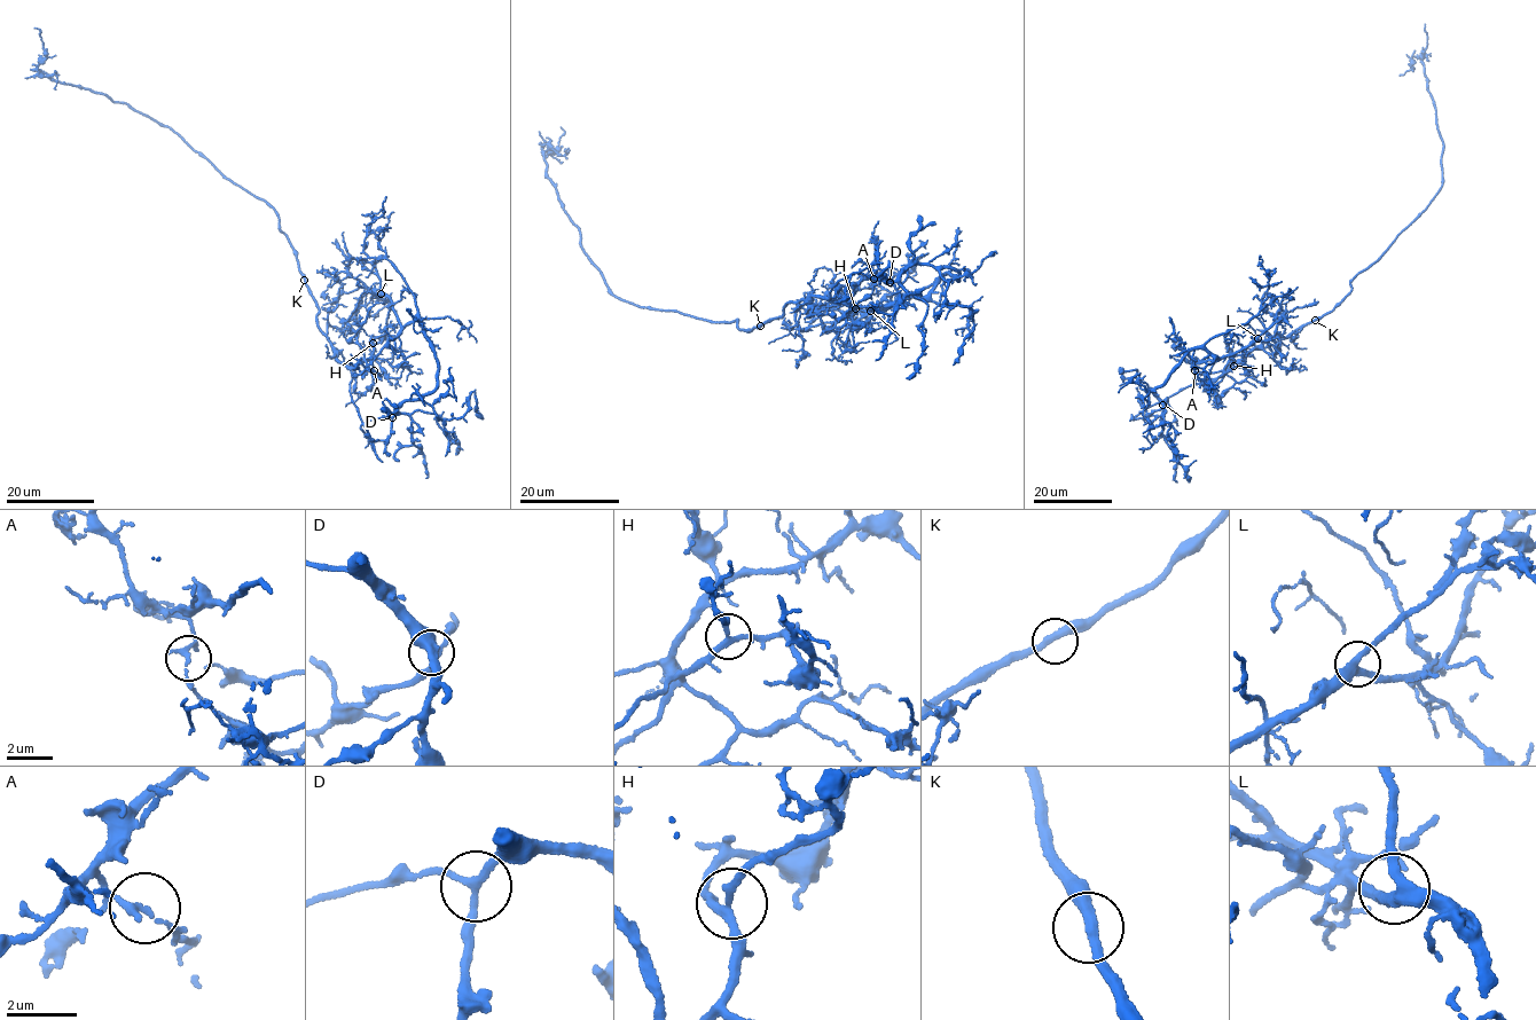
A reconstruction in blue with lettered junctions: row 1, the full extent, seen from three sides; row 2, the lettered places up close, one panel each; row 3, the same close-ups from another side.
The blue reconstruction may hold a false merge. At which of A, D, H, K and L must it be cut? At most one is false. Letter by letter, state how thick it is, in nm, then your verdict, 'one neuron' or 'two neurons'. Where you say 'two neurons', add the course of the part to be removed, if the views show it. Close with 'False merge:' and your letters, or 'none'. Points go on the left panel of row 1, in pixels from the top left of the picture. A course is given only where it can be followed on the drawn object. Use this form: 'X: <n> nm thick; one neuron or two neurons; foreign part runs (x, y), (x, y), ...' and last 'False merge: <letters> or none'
A: 180 nm thick; two neurons; foreign part runs (374, 370), (379, 377), (369, 361), (337, 361), (274, 210), (161, 124), (38, 69), (46, 54), (33, 28)
D: 200 nm thick; one neuron
H: 220 nm thick; one neuron
K: 320 nm thick; one neuron
L: 340 nm thick; one neuron
False merge: A

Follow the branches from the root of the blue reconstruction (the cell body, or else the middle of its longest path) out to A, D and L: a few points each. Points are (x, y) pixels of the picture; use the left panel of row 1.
A: (305, 280), (337, 361), (354, 367), (369, 361), (375, 378), (379, 375), (374, 370)
D: (305, 280), (319, 311), (319, 327), (329, 339), (337, 361), (349, 366), (350, 393), (362, 421), (392, 417)
L: (305, 280), (337, 361), (355, 367), (371, 354), (371, 338), (386, 331), (392, 306), (381, 293)

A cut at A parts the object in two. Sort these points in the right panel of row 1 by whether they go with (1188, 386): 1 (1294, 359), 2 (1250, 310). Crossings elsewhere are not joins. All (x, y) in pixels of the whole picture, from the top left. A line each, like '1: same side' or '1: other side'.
1: same side
2: same side

